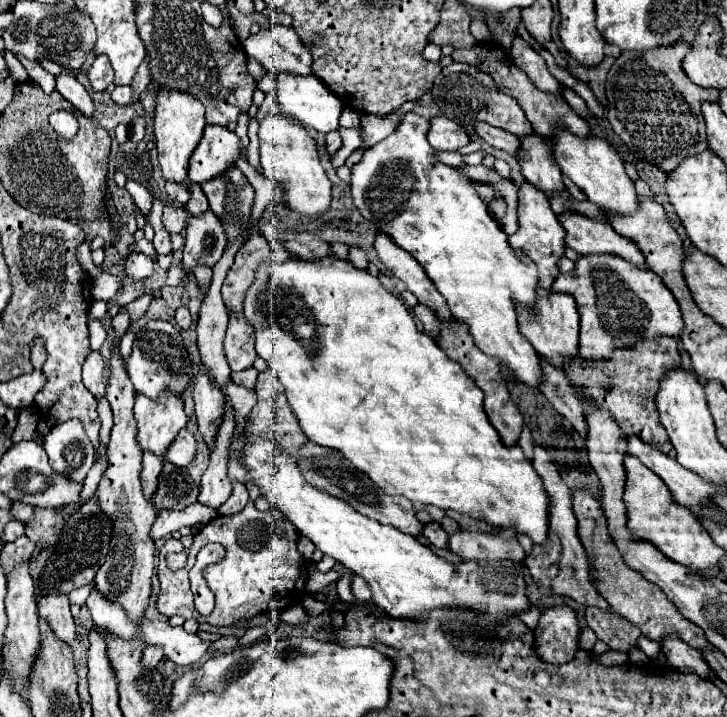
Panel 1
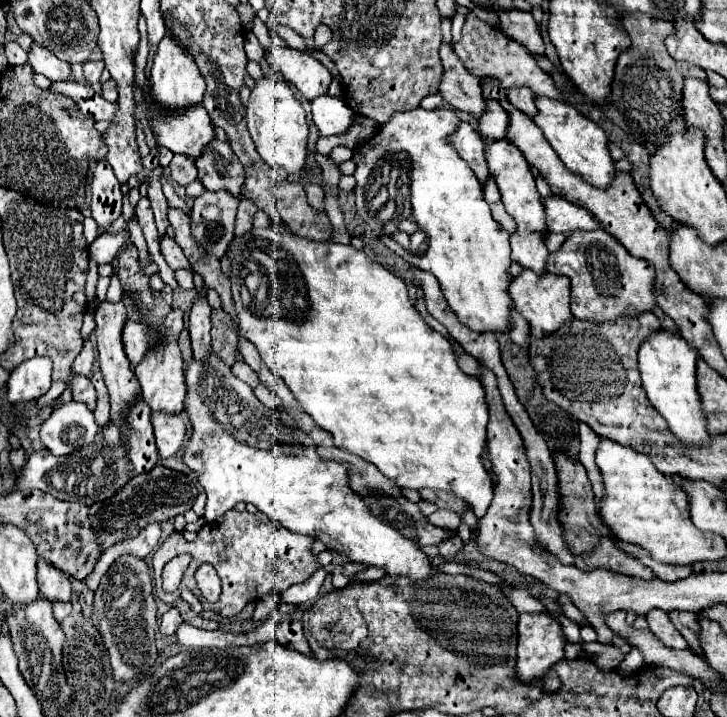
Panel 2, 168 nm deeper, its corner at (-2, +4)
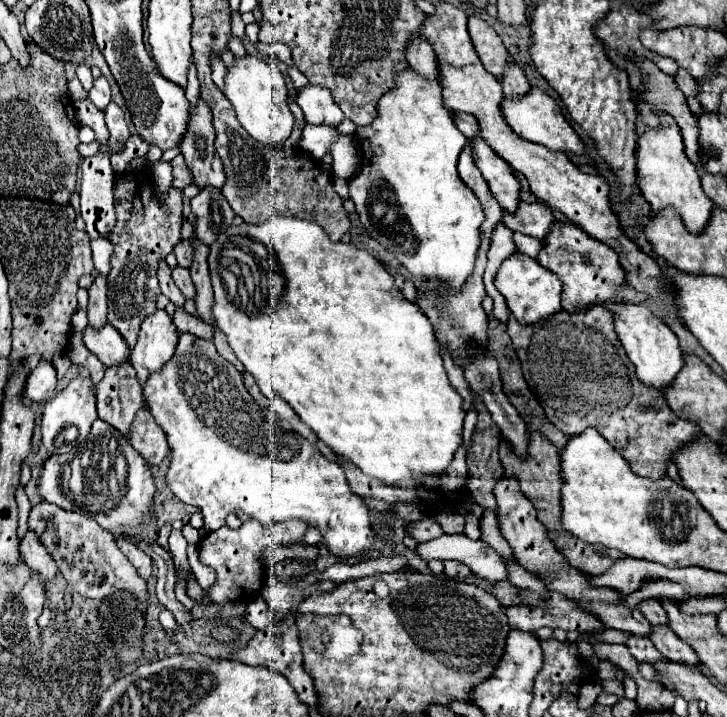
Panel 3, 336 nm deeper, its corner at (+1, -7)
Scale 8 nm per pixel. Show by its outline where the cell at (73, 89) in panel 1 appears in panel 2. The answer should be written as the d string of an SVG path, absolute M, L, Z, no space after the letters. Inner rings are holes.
M37 43L31 45L31 51L27 53L27 57L29 57L29 65L33 67L35 73L41 73L53 81L67 81L67 77L71 73L69 63L57 59L51 51L43 49Z

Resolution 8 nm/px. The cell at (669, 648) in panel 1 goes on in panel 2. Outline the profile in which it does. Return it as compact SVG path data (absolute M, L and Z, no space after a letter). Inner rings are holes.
M651 609L647 615L647 625L649 629L671 649L687 649L687 641L681 637L681 633L671 625L667 613L663 613L661 609Z

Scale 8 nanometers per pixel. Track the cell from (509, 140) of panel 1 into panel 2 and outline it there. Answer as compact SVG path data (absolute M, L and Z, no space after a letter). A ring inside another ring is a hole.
M443 43L439 49L439 57L443 65L443 81L439 85L439 93L443 101L455 107L457 111L465 111L473 115L475 119L483 115L485 101L481 97L479 79L463 67L451 45Z

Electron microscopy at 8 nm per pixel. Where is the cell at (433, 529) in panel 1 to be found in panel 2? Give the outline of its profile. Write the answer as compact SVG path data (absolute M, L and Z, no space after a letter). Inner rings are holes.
M453 537L453 539L443 541L443 543L439 545L439 553L441 553L443 557L451 559L451 557L455 557L457 553L461 553L461 547L463 547L463 541L461 541L459 537Z

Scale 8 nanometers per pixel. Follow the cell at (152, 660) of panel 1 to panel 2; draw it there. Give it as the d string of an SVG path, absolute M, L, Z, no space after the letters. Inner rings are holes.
M169 607L165 613L163 613L163 617L161 617L161 633L163 635L175 635L175 631L179 629L179 625L183 623L183 619L181 619L181 613L175 609L175 607Z

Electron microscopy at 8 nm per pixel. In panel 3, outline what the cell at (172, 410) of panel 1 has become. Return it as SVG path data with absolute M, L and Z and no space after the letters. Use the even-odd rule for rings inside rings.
M156 310L142 322L138 342L132 348L130 364L138 372L140 386L146 384L152 372L160 372L172 358L178 344L178 330L164 310Z

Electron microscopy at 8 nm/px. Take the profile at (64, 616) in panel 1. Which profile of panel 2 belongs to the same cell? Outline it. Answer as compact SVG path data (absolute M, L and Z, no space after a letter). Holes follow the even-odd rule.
M39 559L37 565L37 583L39 583L39 593L47 597L49 601L69 601L71 599L71 581L69 577L53 567L51 563Z

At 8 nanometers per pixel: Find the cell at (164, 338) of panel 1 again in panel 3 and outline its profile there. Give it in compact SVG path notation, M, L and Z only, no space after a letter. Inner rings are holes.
M106 324L100 332L92 332L92 328L86 326L84 344L108 368L118 368L130 358L130 348L126 340L110 324Z

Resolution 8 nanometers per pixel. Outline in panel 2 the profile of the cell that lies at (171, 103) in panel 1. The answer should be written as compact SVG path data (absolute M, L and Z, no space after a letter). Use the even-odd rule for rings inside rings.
M165 29L165 37L157 45L155 63L151 67L151 85L153 85L151 89L153 101L163 105L165 109L197 105L201 103L205 93L205 81L199 73L199 67L195 65L195 59L187 53L187 49L183 49L183 45L179 45L179 41L175 41L175 35L169 29Z

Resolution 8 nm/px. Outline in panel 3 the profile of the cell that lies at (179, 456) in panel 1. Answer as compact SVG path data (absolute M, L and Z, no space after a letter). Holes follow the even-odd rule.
M144 408L136 414L136 420L132 424L130 444L134 446L136 452L140 452L144 456L144 460L150 466L162 464L162 460L170 452L168 436L158 426L158 422L154 420L154 416L148 410L144 410Z

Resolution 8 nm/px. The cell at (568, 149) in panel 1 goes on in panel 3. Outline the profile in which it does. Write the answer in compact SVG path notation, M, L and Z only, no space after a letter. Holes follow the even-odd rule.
M532 88L532 92L528 96L516 98L516 100L508 100L504 98L502 102L502 112L504 118L508 122L508 126L518 134L518 136L526 136L530 142L536 144L544 144L548 150L552 152L564 152L564 154L584 154L586 144L582 142L582 138L574 132L574 128L566 122L560 106L554 102L554 98L550 98L548 94L540 92L538 88Z

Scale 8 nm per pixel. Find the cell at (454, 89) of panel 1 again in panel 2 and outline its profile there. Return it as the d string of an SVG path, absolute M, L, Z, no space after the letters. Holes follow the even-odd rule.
M487 101L483 117L477 121L477 131L483 139L503 139L507 133L507 111L497 101Z

